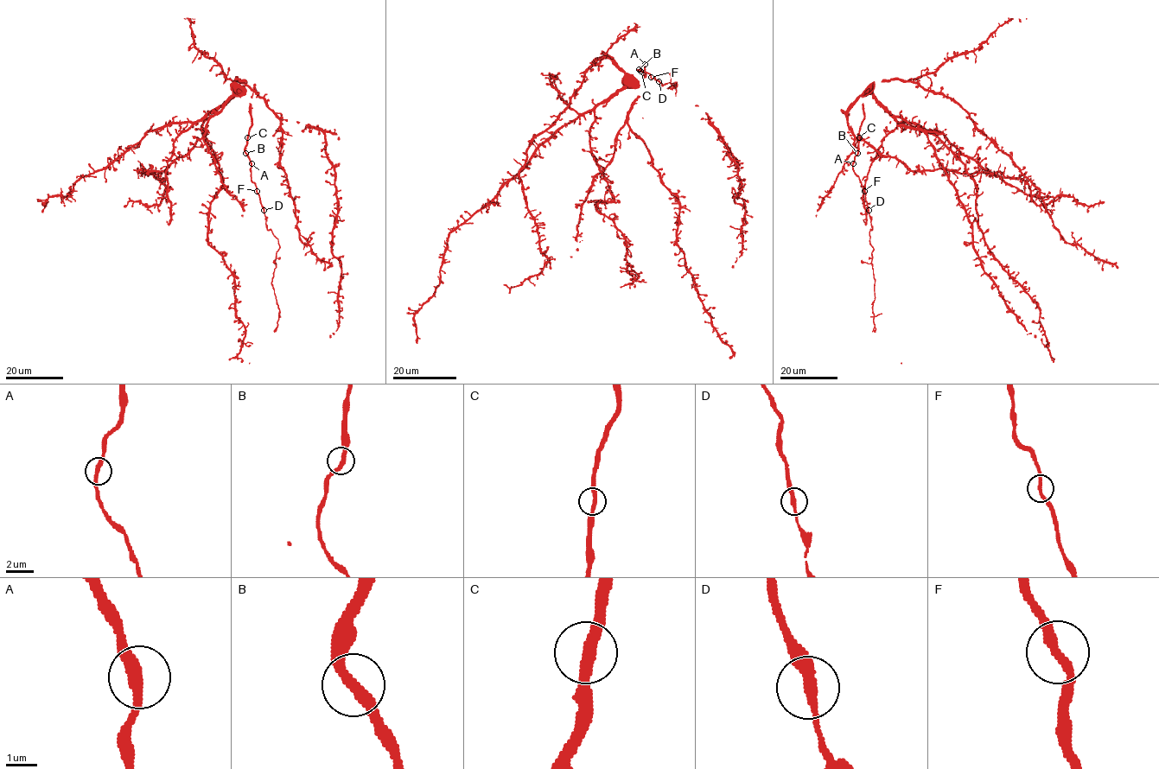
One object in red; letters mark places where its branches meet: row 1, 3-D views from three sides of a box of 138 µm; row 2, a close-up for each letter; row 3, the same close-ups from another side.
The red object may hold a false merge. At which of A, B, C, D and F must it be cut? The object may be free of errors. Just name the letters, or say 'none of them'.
D

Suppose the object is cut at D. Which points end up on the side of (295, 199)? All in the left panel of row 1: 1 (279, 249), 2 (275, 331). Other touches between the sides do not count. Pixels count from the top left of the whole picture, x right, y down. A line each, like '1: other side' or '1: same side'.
1: other side
2: other side

